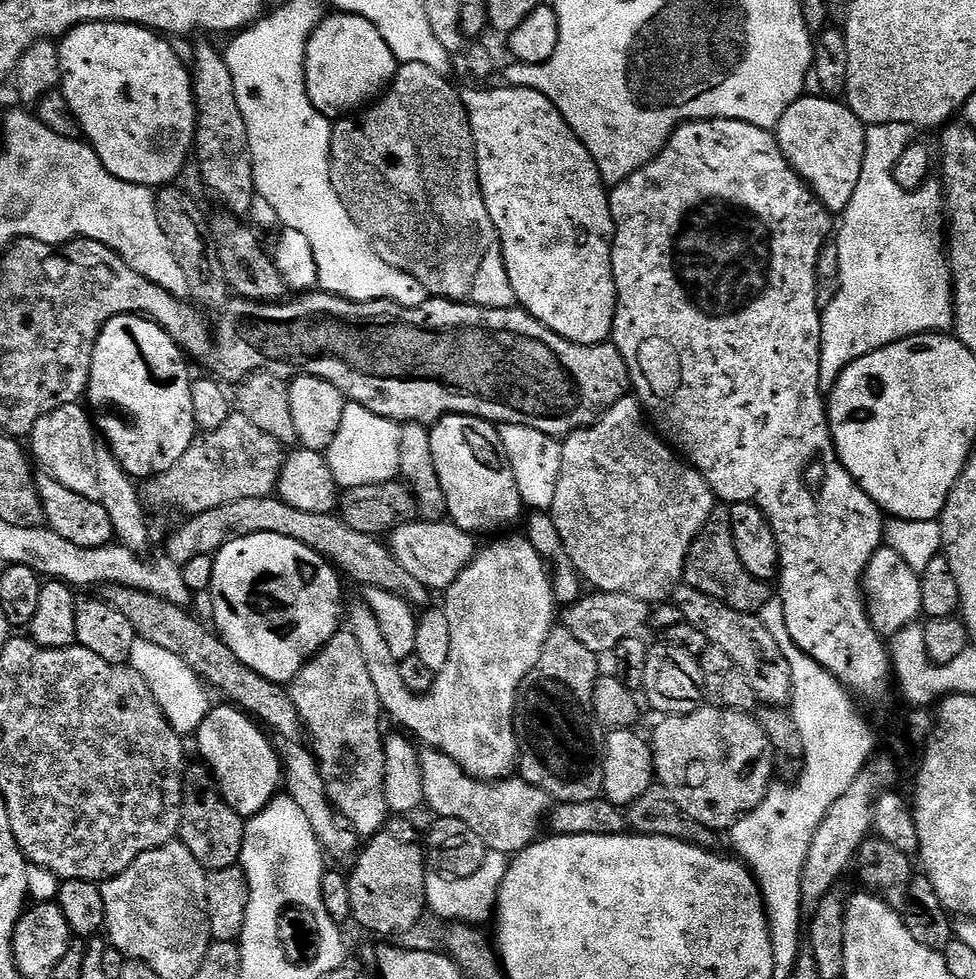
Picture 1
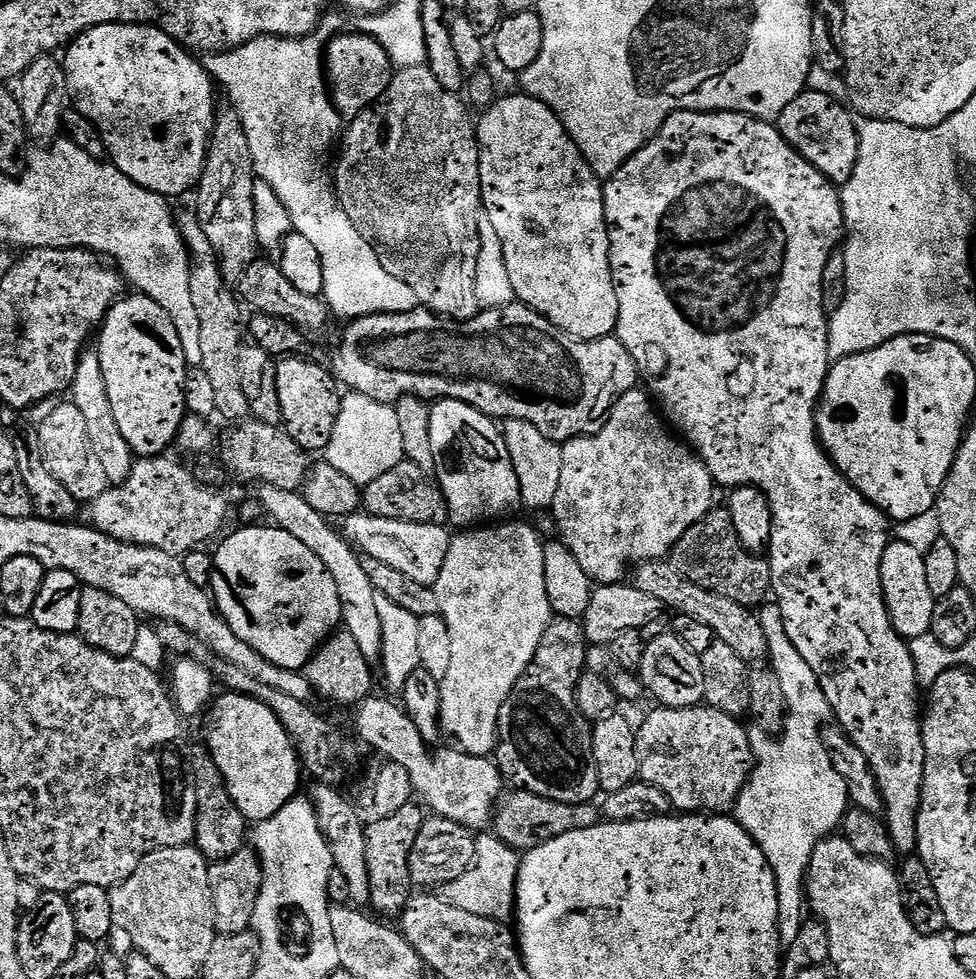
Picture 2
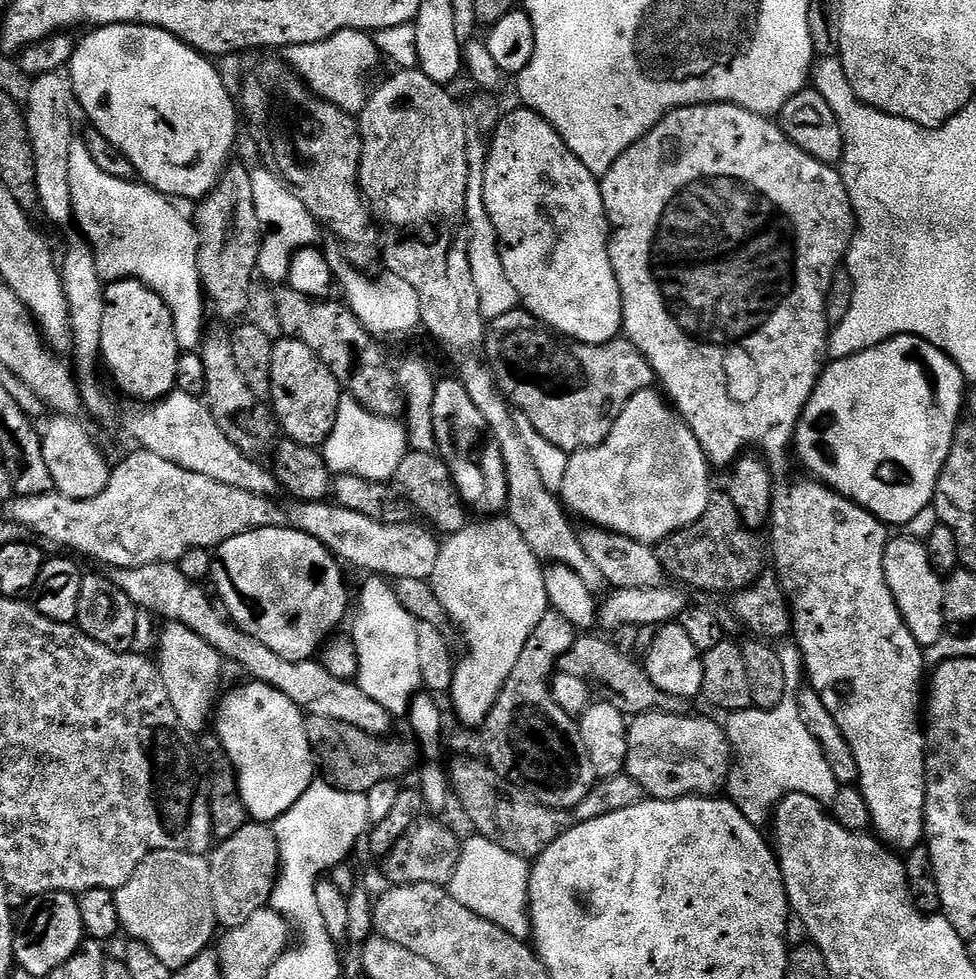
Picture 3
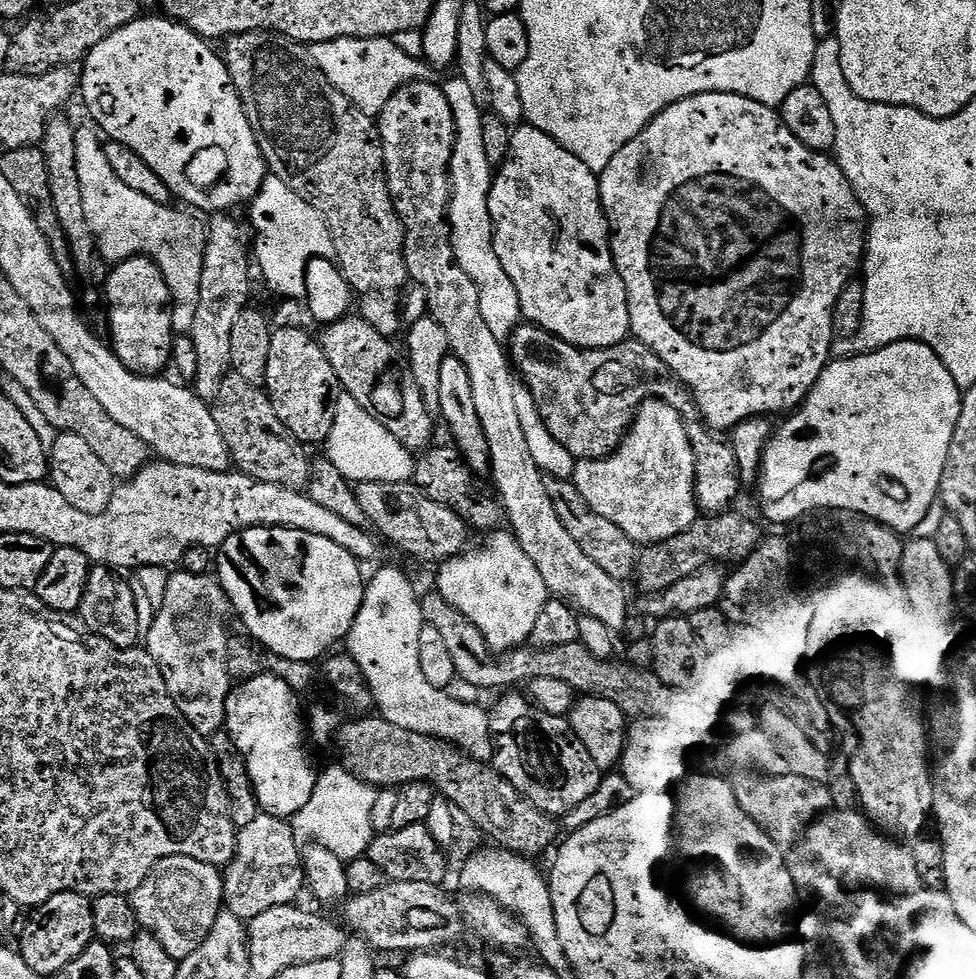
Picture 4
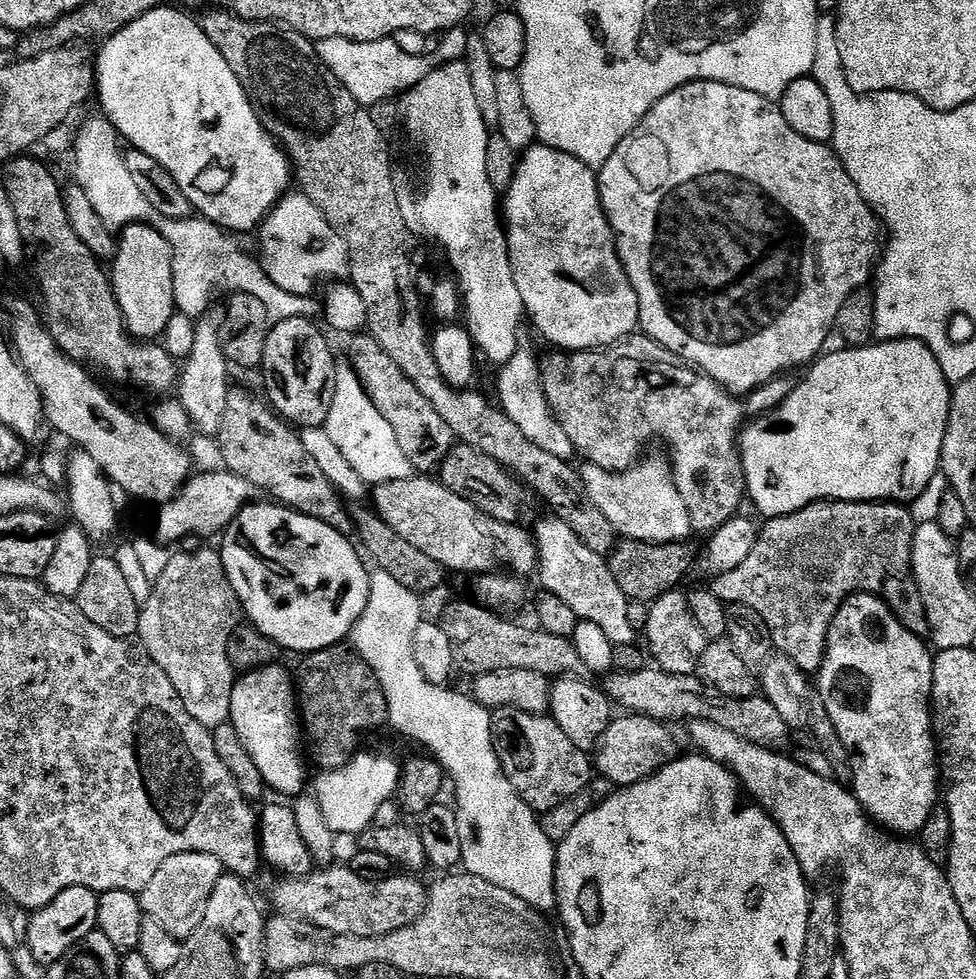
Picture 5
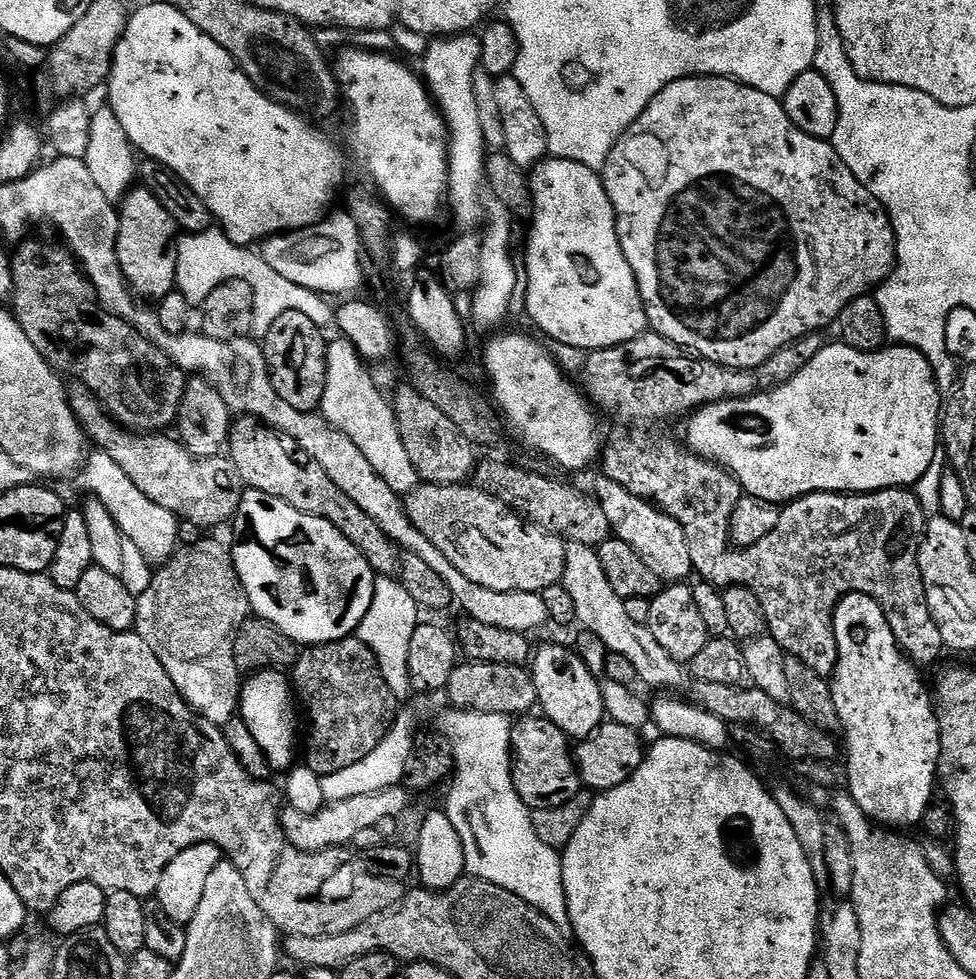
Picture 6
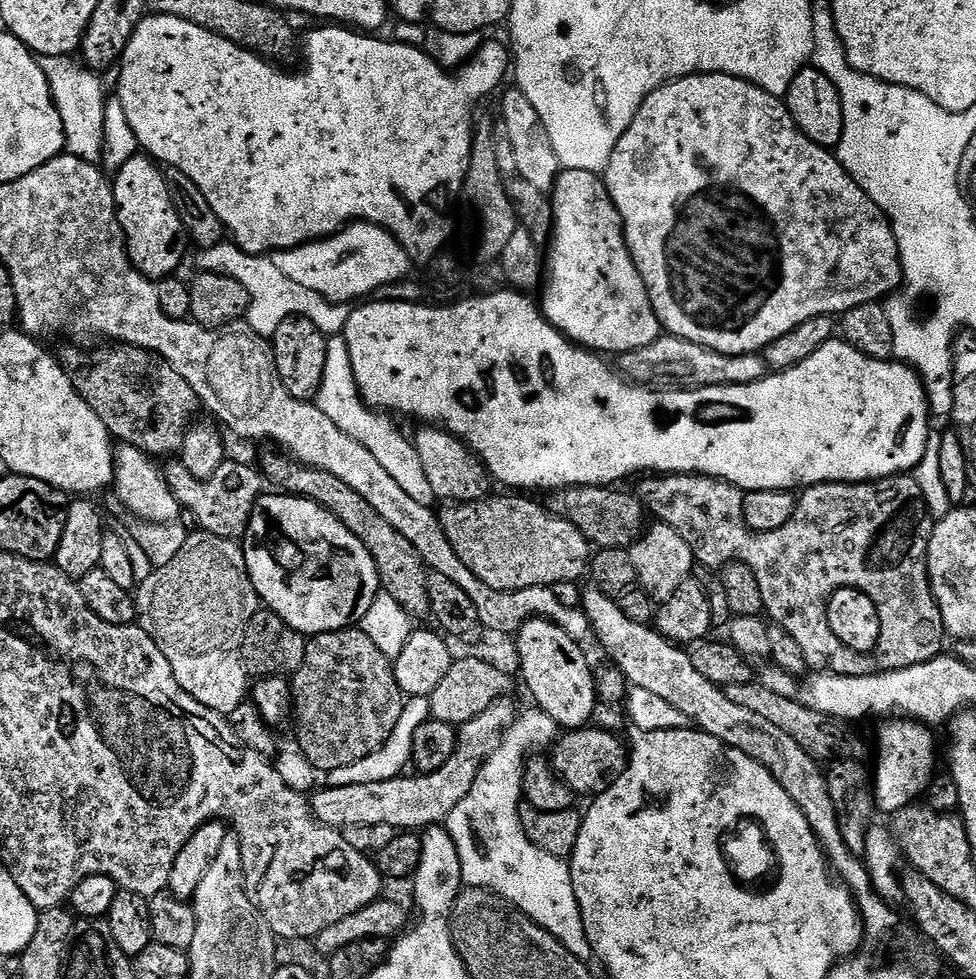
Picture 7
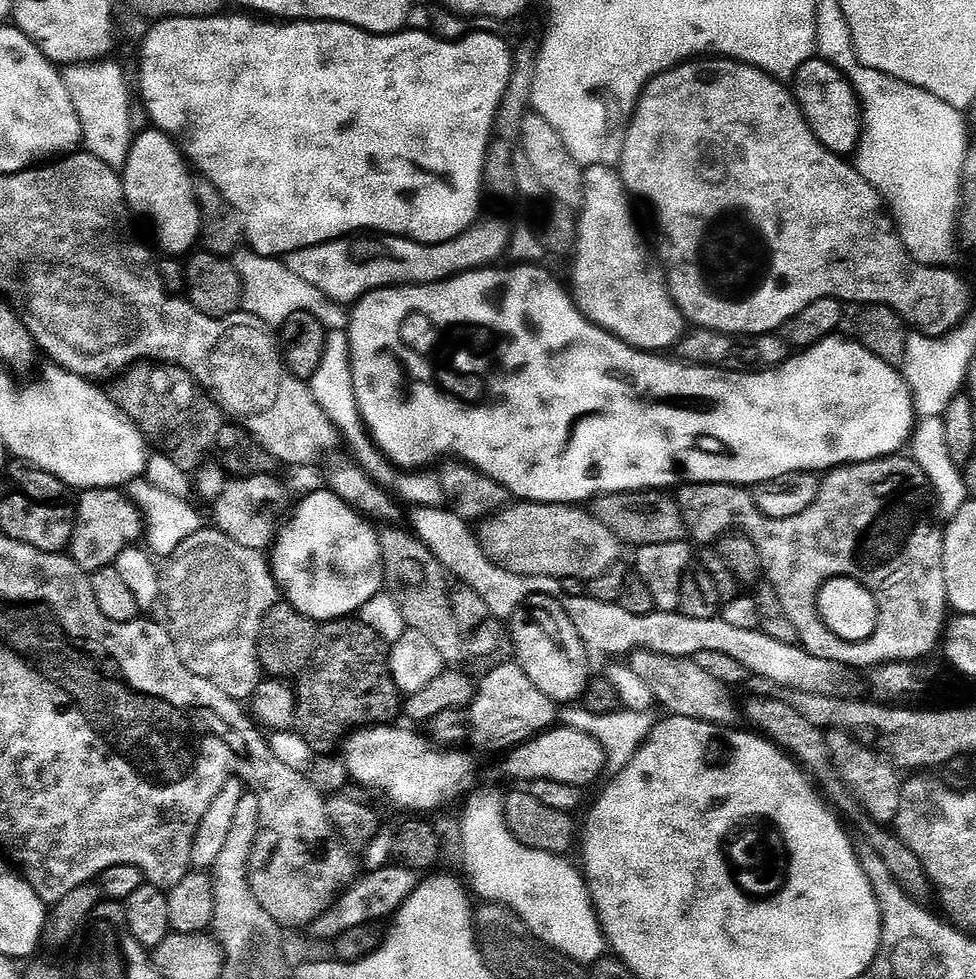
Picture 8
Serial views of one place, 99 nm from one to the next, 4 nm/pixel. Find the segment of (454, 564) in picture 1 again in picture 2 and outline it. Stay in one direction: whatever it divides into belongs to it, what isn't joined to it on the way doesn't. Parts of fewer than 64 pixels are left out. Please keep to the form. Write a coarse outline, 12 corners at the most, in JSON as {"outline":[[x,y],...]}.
{"outline":[[343,517],[357,552],[435,585],[452,536],[443,524]]}

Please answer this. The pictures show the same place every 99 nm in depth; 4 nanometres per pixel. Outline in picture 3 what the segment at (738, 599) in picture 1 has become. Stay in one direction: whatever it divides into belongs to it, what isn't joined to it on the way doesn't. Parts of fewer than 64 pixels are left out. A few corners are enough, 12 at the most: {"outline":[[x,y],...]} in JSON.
{"outline":[[727,491],[655,545],[665,573],[735,594],[766,548]]}

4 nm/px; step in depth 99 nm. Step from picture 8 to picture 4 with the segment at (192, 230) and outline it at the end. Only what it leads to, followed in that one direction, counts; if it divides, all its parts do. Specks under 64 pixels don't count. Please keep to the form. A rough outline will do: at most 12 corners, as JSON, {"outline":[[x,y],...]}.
{"outline":[[151,256],[104,284],[110,347],[139,376],[172,359],[174,301]]}

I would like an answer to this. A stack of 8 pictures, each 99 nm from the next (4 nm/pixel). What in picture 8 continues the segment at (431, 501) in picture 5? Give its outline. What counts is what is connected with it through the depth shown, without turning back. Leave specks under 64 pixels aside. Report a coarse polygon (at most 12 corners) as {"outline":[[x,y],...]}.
{"outline":[[512,502],[481,551],[519,576],[587,582],[620,541],[571,504]]}

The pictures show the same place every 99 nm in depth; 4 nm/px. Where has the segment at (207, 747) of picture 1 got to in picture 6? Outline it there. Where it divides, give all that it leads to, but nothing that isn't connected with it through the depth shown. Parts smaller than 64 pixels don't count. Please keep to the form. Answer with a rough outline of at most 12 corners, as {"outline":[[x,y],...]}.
{"outline":[[283,671],[254,672],[240,689],[268,765],[298,756],[298,708]]}

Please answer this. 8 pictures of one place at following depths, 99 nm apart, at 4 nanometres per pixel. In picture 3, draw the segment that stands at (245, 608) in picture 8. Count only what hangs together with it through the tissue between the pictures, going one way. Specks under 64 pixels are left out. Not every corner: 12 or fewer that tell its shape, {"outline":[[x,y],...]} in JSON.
{"outline":[[173,622],[158,667],[178,722],[203,733],[222,692],[222,657]]}

